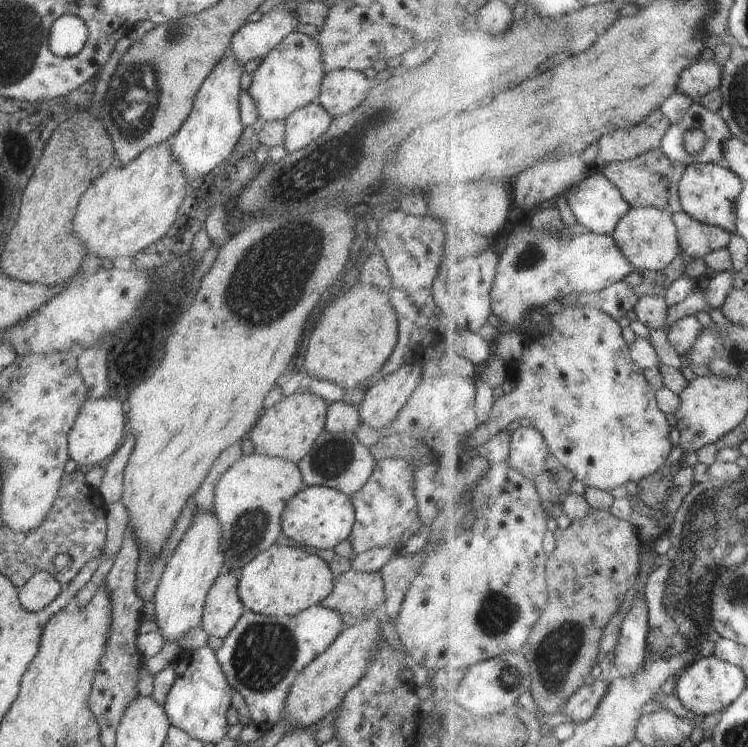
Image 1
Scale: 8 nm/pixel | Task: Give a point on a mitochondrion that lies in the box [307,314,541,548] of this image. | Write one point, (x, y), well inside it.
(331, 460)

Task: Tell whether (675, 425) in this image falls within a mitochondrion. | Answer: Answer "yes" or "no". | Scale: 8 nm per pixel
no

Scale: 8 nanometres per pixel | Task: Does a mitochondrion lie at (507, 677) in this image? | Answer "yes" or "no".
yes

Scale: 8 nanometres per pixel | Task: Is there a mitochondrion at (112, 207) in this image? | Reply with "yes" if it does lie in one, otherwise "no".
no

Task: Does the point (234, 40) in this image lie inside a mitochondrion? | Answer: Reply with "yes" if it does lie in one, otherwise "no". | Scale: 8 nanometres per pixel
no

